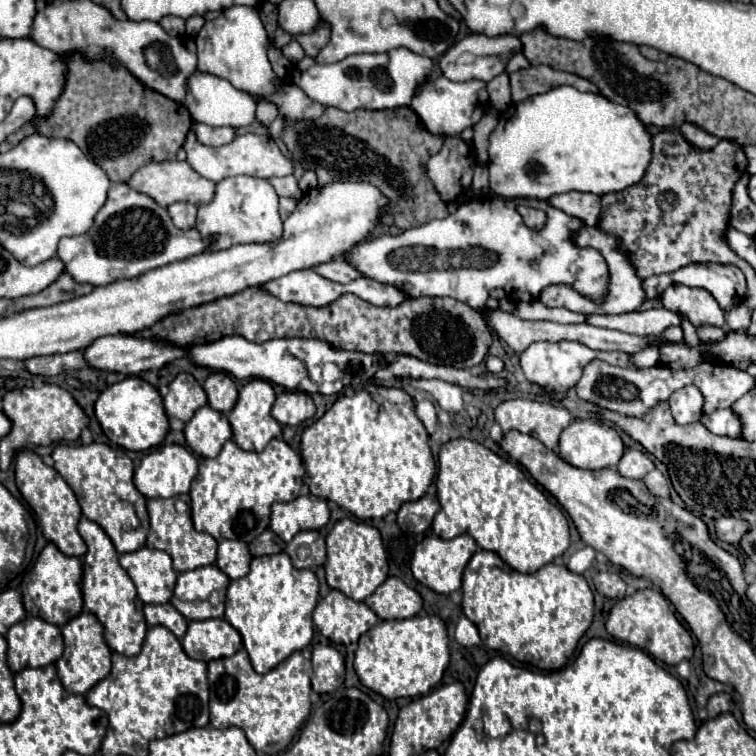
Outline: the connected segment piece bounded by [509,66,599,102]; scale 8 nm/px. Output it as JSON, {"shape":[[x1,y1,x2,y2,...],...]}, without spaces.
{"shape":[[529,66,525,70,517,70,511,76,511,90,513,90,513,102,525,100,533,94,541,94,547,92,555,86,561,84,569,84,581,92,593,92,599,94,599,88,595,84,591,84,589,80,575,76,575,74,567,74,567,72,555,72,549,66]]}

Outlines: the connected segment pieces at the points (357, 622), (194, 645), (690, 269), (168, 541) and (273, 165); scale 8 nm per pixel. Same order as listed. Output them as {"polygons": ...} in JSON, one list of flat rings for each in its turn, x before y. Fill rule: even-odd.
{"polygons":[[[331,590,313,610,313,622,319,632,335,644,355,644,363,632,379,622,379,616,365,604]],[[223,618,189,622,189,630,181,644,189,658,203,662,233,656,243,648,241,634]],[[689,264,665,276,651,276,649,288,647,288,647,280,643,280,643,290,647,298,657,298,657,282,659,282,659,290,663,290,673,282,703,288,713,294,713,298,719,302,719,306,725,312,729,312,735,304,741,304,747,292,745,274,741,272,741,268,733,264]],[[153,498,147,500,147,512,151,518,151,530,147,536,147,548,157,548,167,552,173,558,173,568,177,572,193,570,199,566,209,566,215,564,217,560,217,540,209,534,197,532,191,522,189,512,177,512,175,508,177,498]],[[189,132,187,140,183,144,185,152,187,152,187,162,189,166,201,174,207,180,219,182,223,178,229,176,239,176,239,174,247,174,247,176,259,176,259,178,271,178,271,176,289,176,293,174,293,162,277,148,277,144,269,138,269,136,259,136,259,134,241,134,235,136,233,142,229,142,227,146,219,146,219,148,211,148,211,146,203,146,195,140,195,134]]]}

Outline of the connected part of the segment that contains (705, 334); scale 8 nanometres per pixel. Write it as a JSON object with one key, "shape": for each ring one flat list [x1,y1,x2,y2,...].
{"shape":[[697,326,697,336,703,340,721,340,727,332,723,328,713,328,713,326]]}

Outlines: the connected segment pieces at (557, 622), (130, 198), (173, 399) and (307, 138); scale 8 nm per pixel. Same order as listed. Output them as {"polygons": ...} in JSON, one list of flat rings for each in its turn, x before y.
{"polygons":[[[477,550,473,558,469,560,465,572,463,572,463,612,473,624,477,624,477,630,481,632,481,640,503,654,509,654,511,658,537,668,537,670,559,670,567,664,567,660,573,656,577,642,585,634,585,630,591,626,593,620,593,592,587,584,587,580,581,574,569,572,563,564,545,564,535,574,521,574,509,564,505,564,495,552,489,550]],[[113,184,105,206,97,212,89,232,59,242,57,258,65,264,65,272,79,284,107,286,117,280,137,278,153,268,187,260,209,248,215,236,203,238,197,228,177,230,165,208,157,206,145,194,131,190,127,184]],[[179,374,171,384,169,392,163,398,169,418,179,418,183,422,191,420,195,410,207,404,203,386,191,374]],[[325,108,323,116,319,116,317,120,287,122,281,140,291,152,293,160,299,160,301,168,313,170,317,174,319,186,331,184,333,180,365,180,377,186,383,192,383,196,389,198,389,204,381,208,381,216,379,216,379,220,389,226,395,224,399,228,413,228,433,218,445,218,449,214,447,204,441,200,441,196,437,194,425,172,427,160,441,150,443,138,433,136,429,130,425,130,423,122,411,108,353,110,353,114,343,112,339,108]]]}

